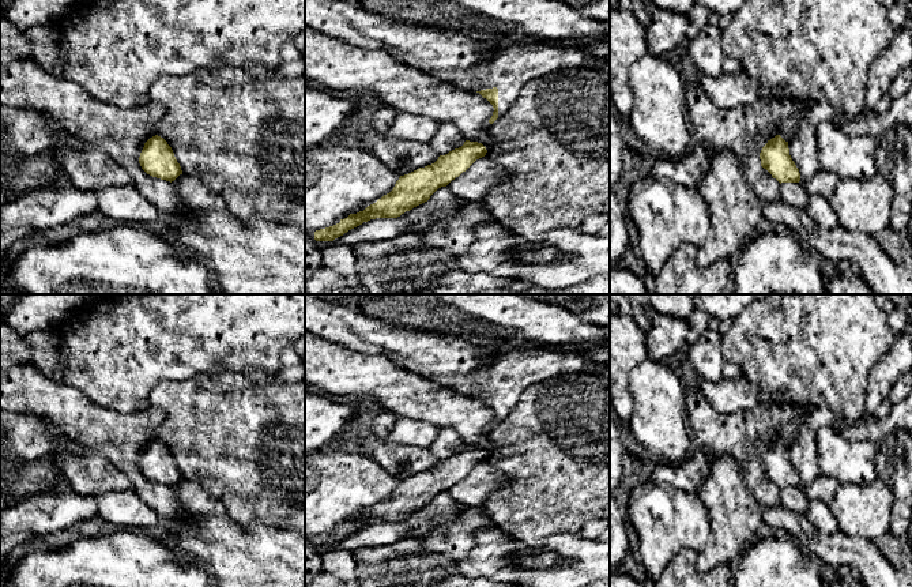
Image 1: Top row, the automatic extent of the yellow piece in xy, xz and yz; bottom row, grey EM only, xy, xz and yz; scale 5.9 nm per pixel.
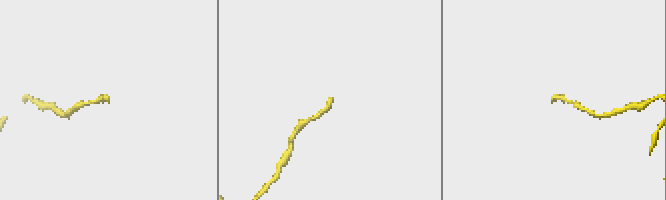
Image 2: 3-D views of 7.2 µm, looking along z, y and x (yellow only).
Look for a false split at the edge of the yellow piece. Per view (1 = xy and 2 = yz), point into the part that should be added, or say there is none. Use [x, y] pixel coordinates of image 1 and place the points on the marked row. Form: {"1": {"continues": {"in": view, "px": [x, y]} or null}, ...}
{"1": {"continues": null}, "2": {"continues": null}}

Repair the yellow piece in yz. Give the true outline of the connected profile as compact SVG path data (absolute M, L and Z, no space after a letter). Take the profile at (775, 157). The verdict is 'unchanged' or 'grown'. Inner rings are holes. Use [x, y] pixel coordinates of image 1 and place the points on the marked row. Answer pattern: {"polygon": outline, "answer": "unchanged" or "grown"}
{"polygon": "M776 135L760 153L761 166L781 183L799 183L800 173L789 155L788 142Z", "answer": "unchanged"}

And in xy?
{"polygon": "M158 135L144 143L139 163L147 174L170 183L182 174L172 147Z", "answer": "unchanged"}

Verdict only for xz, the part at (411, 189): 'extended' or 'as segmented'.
as segmented

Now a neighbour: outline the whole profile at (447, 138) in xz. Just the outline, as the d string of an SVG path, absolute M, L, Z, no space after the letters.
M440 123L436 135L427 143L438 155L445 155L449 151L464 144L466 139L459 129L451 123Z

